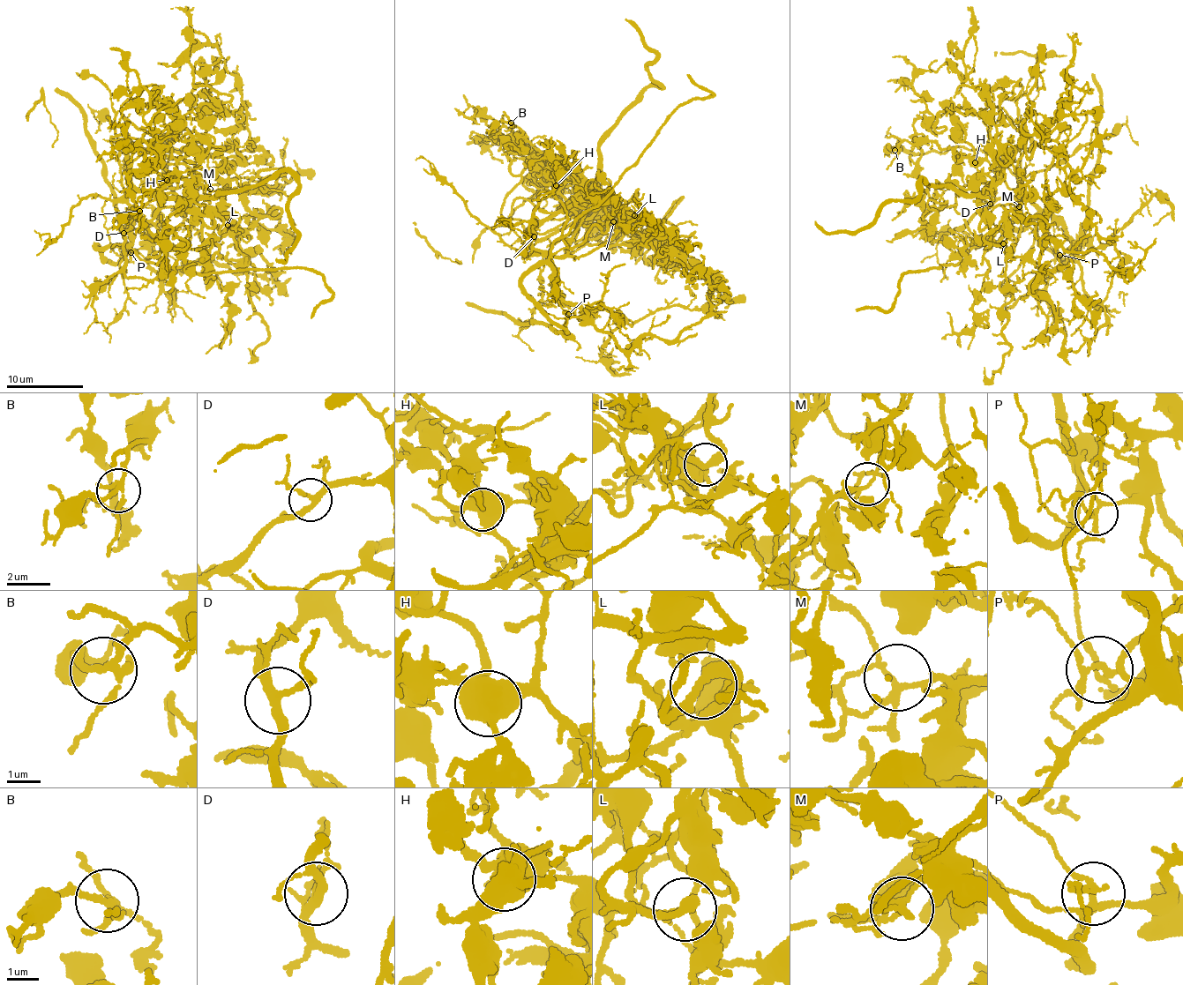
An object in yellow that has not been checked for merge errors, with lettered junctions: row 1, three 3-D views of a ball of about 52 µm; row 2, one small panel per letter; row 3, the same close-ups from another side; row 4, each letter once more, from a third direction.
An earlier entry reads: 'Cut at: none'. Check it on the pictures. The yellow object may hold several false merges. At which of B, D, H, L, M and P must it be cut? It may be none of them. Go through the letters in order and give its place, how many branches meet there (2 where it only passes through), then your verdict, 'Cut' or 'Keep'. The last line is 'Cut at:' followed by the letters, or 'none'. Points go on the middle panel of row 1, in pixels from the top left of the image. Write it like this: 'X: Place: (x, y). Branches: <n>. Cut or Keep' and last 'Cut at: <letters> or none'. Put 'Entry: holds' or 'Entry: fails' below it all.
B: Place: (511, 123). Branches: 4. Keep
D: Place: (534, 236). Branches: 4. Keep
H: Place: (556, 185). Branches: 3. Cut
L: Place: (634, 215). Branches: 3. Keep
M: Place: (613, 221). Branches: 6. Keep
P: Place: (568, 314). Branches: 6. Keep
Cut at: H
Entry: fails

